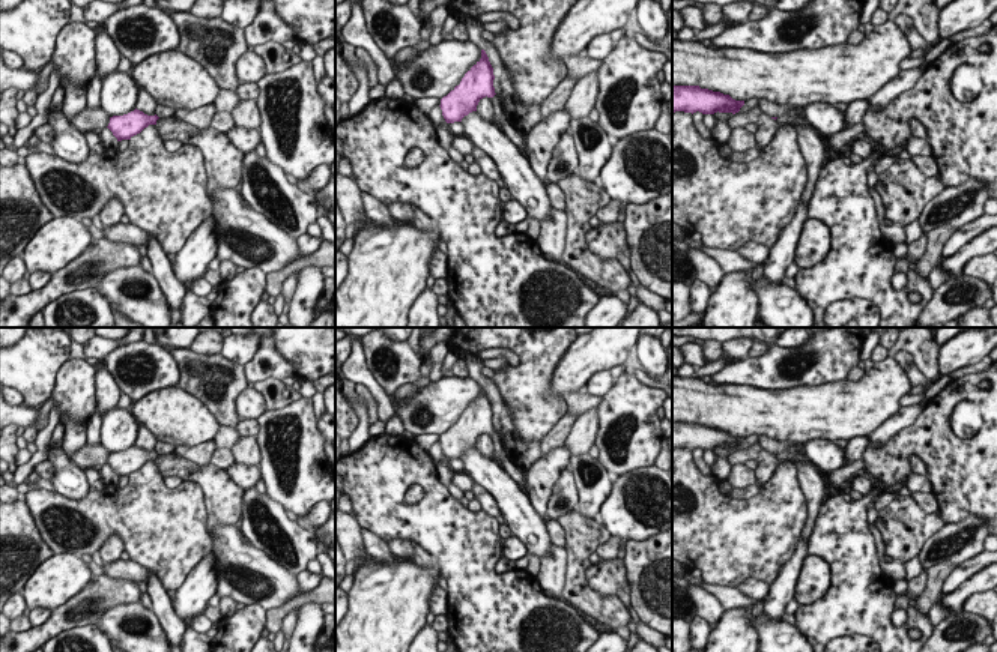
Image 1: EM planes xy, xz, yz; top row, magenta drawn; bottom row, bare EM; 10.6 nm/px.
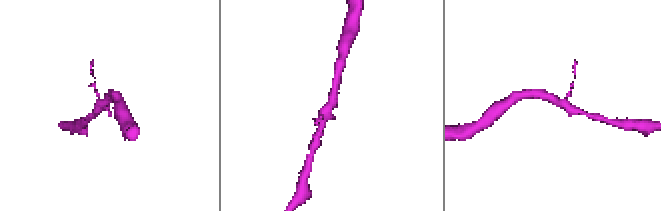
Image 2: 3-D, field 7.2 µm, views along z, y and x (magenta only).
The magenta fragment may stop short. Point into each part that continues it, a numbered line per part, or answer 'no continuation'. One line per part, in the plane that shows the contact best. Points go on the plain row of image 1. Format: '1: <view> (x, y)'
1: xz (512, 469)

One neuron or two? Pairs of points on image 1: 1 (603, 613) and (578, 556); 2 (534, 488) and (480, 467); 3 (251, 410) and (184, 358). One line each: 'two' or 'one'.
1: one
2: two
3: two

